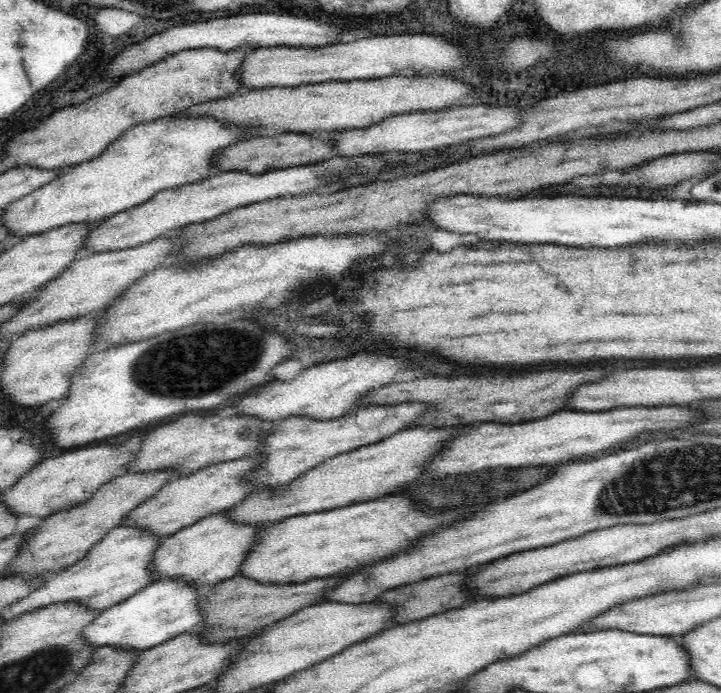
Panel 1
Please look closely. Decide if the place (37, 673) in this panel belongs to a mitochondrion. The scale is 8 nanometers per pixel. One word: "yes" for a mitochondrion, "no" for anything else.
yes

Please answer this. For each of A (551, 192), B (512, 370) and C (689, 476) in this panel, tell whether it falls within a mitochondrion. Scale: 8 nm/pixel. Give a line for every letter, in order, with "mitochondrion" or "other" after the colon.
A: other
B: other
C: mitochondrion

